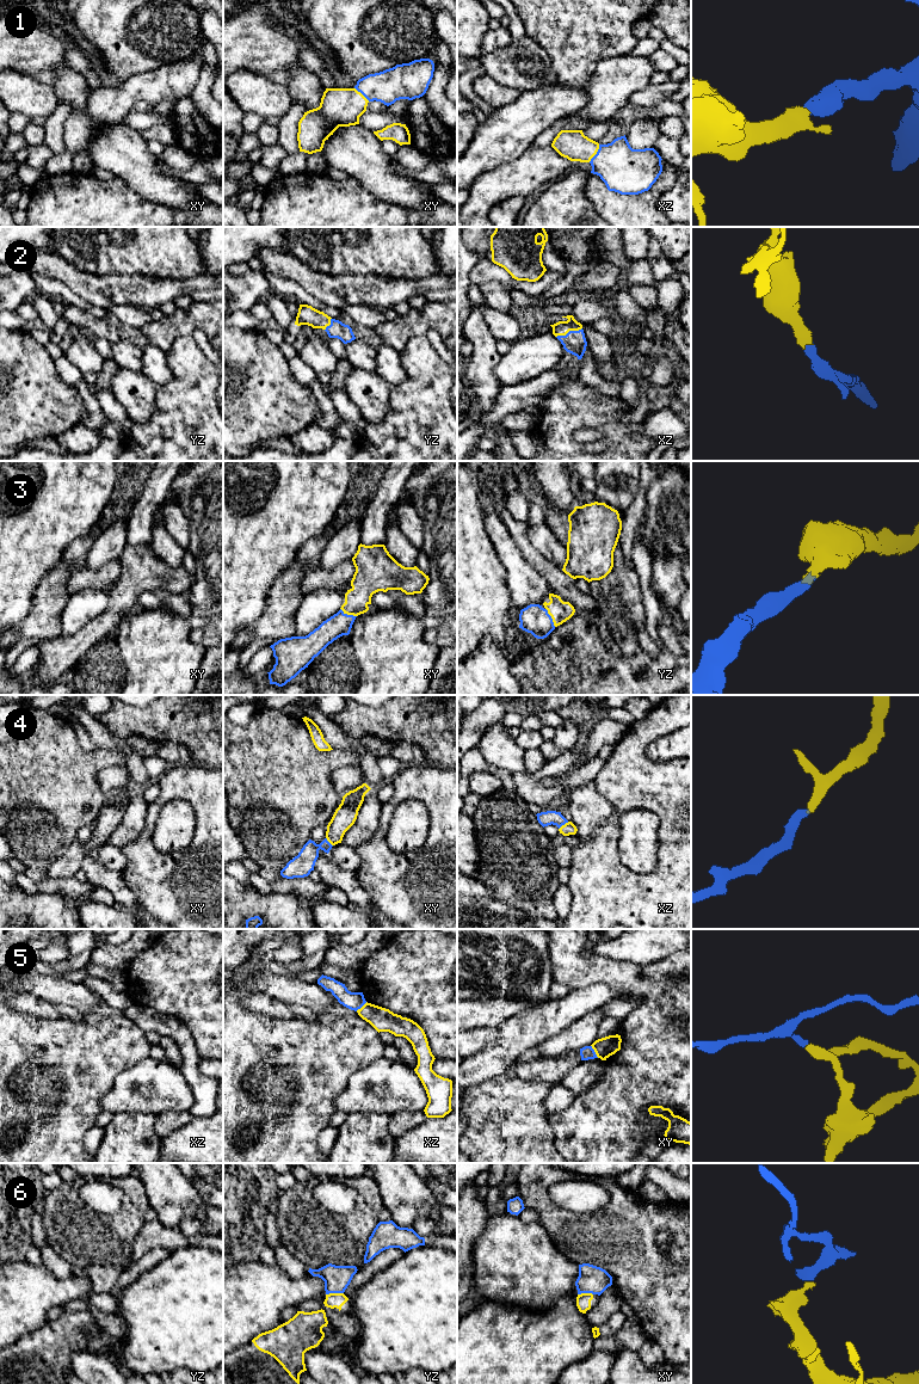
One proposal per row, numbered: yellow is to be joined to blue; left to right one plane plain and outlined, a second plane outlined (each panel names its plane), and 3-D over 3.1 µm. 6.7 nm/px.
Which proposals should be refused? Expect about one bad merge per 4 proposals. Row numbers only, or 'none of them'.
5, 6

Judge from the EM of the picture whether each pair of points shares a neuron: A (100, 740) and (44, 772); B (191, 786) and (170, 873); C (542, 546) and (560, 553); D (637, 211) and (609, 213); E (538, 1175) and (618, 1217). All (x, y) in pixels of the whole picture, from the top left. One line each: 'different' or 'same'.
A: different
B: same
C: same
D: same
E: same

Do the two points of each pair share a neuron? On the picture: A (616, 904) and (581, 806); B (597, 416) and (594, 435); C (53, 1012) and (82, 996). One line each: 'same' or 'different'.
A: different
B: different
C: different

